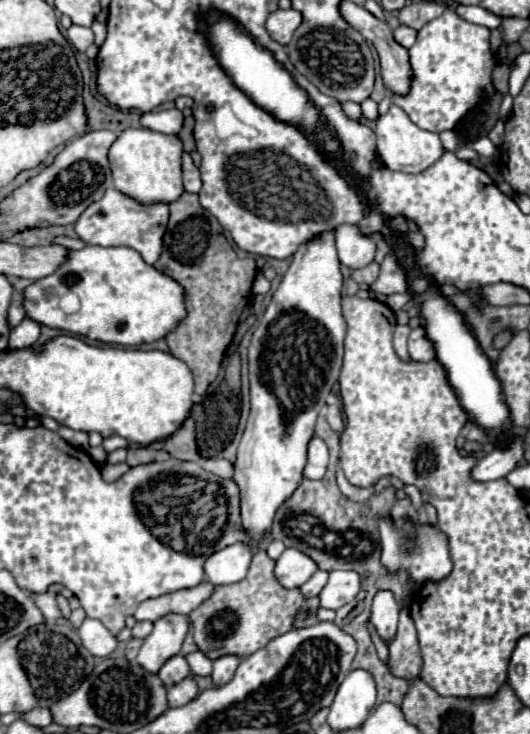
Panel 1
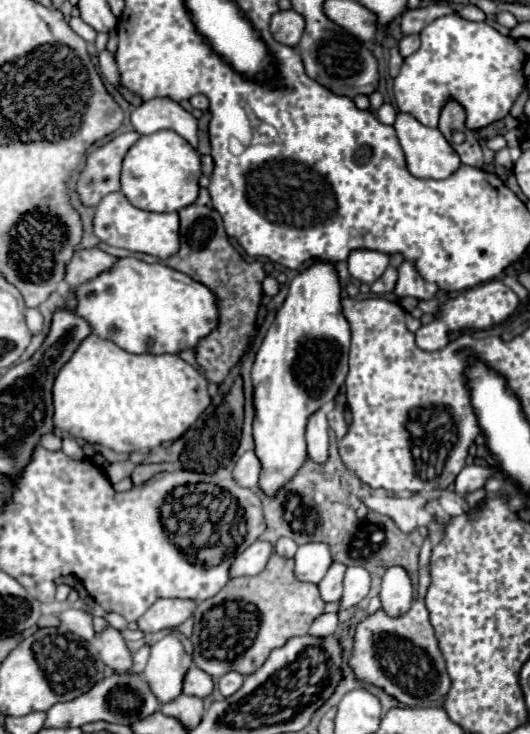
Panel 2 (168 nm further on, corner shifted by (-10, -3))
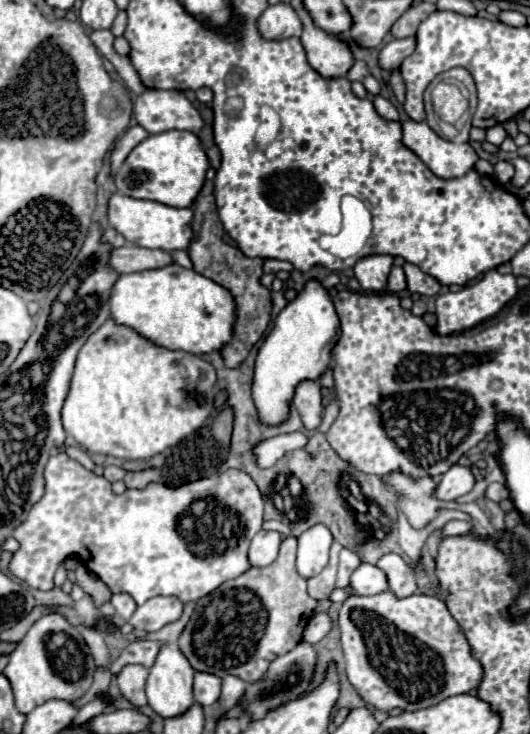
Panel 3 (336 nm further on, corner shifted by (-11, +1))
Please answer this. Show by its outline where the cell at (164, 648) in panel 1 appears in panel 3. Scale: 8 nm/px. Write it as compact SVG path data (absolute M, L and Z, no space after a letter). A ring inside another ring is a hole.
M166 644L158 654L156 664L150 668L150 676L146 682L148 706L162 718L174 718L184 714L194 704L192 680L194 680L194 668L188 664L186 656L180 652L176 644Z

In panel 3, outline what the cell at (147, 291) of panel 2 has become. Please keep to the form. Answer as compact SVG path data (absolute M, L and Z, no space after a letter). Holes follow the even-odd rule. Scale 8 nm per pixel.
M178 264L120 276L112 288L110 310L118 324L134 328L154 344L190 354L222 350L232 340L236 322L236 302L232 294L214 280Z

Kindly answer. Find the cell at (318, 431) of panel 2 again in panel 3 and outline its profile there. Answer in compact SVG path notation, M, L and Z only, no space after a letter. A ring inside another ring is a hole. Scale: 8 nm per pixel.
M302 380L296 386L294 398L292 398L294 406L298 408L302 422L308 430L318 428L322 422L322 394L320 394L320 384L316 380Z

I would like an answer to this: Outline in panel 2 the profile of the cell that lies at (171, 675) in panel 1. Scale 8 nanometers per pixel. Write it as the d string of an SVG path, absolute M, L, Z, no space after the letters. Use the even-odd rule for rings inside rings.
M191 666L187 670L187 676L183 678L183 694L205 698L207 694L211 694L211 690L213 690L211 676L207 676L207 672L203 672L201 668Z

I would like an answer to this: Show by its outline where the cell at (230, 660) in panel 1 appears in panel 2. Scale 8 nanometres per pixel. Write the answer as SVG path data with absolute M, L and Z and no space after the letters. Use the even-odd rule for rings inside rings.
M231 670L231 672L223 674L223 676L219 678L217 684L219 684L219 690L221 690L223 696L231 696L231 694L235 694L235 692L241 688L241 684L243 684L243 676L241 676L239 672Z

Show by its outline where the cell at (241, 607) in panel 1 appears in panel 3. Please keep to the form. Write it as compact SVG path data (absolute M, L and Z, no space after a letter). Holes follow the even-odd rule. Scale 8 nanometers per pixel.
M288 536L270 566L250 568L196 602L196 610L178 638L178 648L194 670L220 678L232 674L244 682L256 682L276 656L290 652L302 640L316 600L308 596L306 578L296 572L294 560L296 538Z

